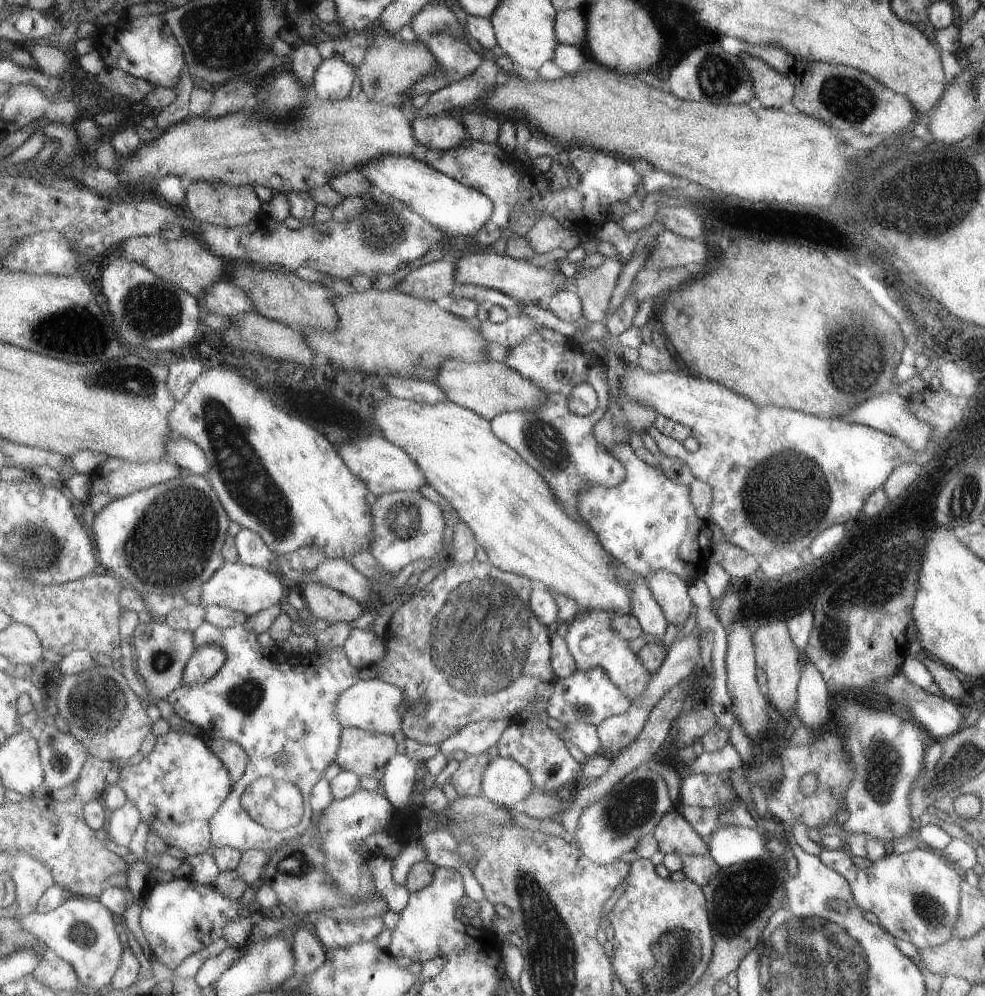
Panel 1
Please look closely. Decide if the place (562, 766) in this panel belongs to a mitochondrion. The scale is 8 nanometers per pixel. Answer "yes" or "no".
no

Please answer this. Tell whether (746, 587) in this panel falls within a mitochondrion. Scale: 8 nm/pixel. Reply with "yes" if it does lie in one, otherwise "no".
no

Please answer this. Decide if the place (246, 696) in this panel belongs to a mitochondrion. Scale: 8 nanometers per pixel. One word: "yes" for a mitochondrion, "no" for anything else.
yes

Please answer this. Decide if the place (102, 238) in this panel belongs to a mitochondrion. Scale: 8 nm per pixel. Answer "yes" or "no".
no

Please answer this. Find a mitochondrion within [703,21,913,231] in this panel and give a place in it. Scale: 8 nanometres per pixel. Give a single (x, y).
(851, 100)

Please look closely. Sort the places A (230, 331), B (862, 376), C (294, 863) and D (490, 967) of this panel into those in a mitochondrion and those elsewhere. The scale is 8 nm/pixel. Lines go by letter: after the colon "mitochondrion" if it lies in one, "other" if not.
A: other
B: mitochondrion
C: mitochondrion
D: other

